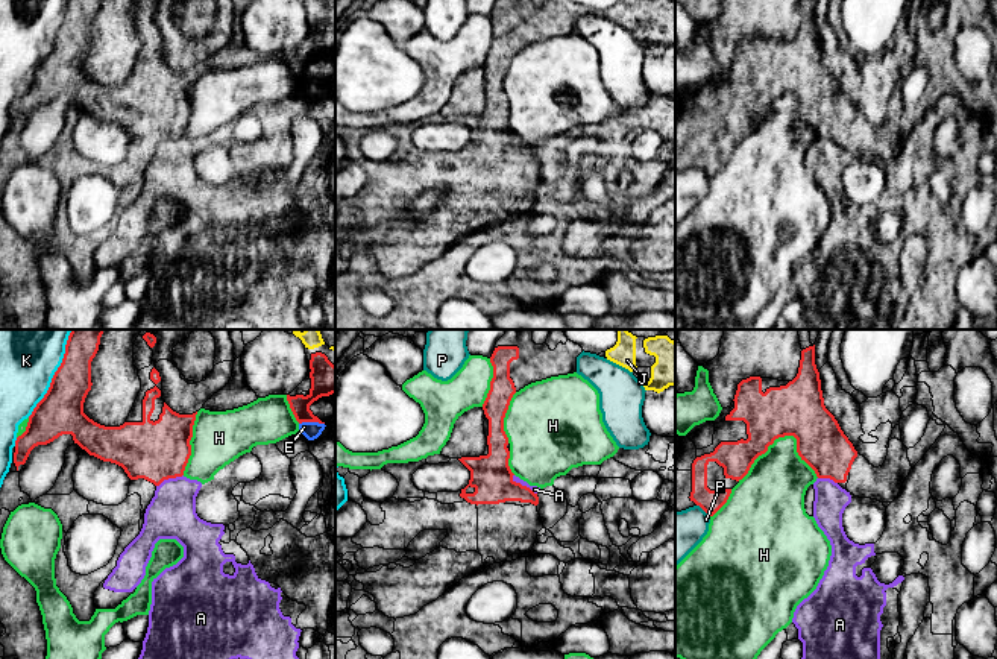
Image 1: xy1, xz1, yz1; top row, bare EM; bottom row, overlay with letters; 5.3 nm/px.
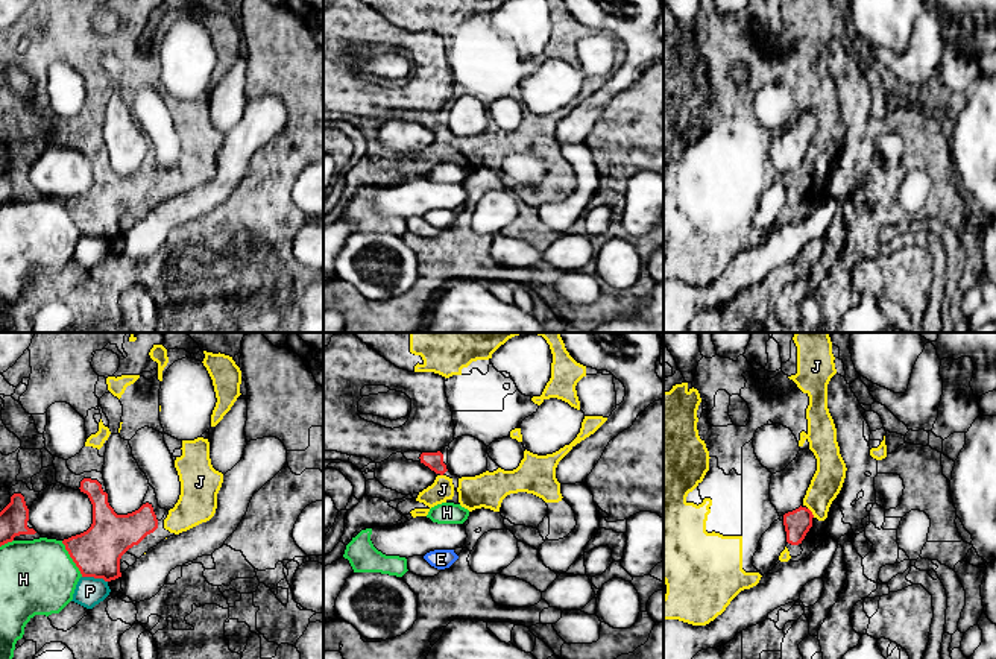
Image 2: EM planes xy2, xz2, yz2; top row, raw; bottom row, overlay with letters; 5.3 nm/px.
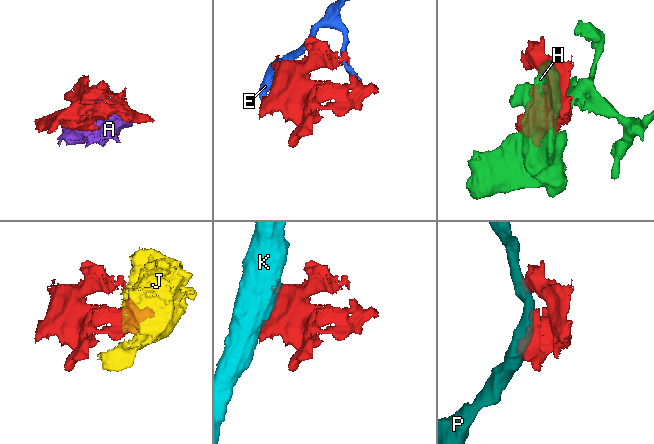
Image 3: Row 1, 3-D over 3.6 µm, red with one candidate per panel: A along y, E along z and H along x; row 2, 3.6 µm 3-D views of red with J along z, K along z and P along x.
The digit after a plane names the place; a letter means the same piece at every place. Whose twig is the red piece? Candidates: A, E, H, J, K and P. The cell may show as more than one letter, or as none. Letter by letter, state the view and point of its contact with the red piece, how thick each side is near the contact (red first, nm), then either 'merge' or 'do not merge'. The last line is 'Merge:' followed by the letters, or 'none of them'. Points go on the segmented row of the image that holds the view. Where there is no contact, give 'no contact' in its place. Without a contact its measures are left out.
A: xz1 (524, 486) | 220/40 nm | do not merge
E: xy1 (311, 421) | 160/100 nm | do not merge
H: yz1 (782, 436) | 280/320 nm | do not merge
J: yz2 (811, 512) | 140/160 nm | merge
K: xy1 (55, 374) | 240/360 nm | do not merge
P: xy2 (94, 577) | 260/150 nm | do not merge
Merge: J

